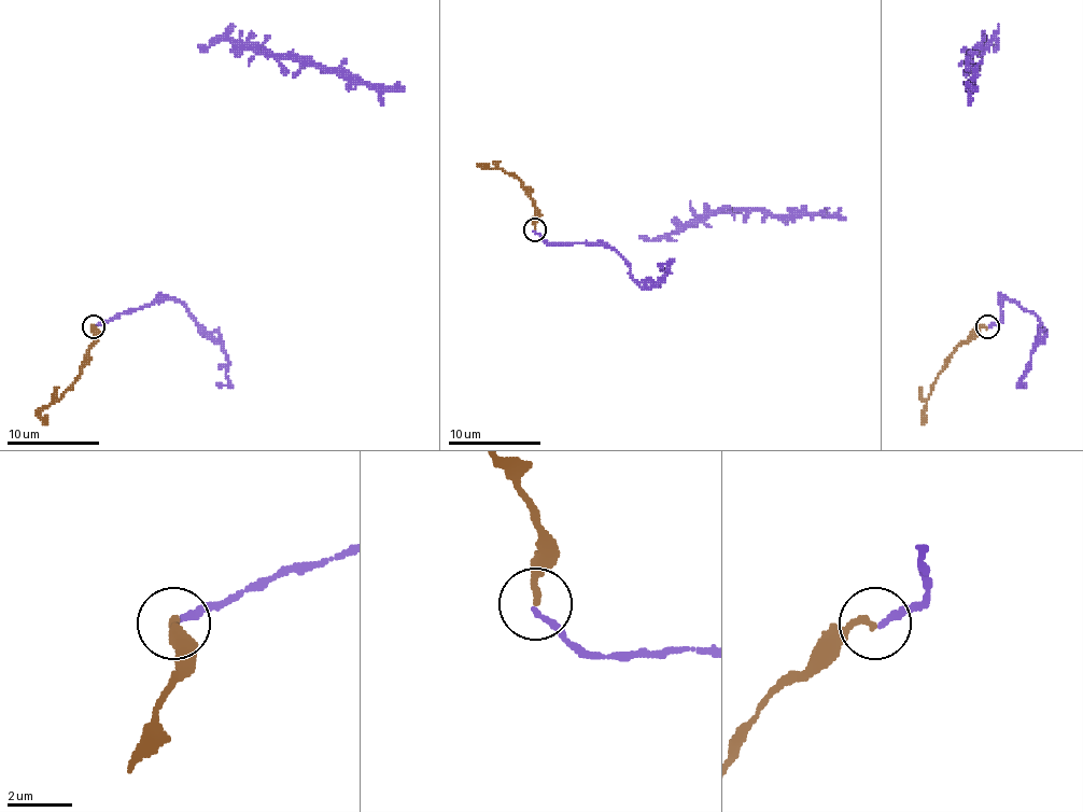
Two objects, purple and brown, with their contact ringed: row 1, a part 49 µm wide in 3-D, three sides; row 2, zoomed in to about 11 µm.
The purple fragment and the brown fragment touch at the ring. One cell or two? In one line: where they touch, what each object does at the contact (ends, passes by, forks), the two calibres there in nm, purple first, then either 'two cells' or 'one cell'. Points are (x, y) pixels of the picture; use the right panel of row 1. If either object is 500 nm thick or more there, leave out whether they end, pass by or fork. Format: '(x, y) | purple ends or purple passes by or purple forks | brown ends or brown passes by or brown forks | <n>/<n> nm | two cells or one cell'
(987, 326) | purple ends | brown ends | 190/200 nm | one cell

